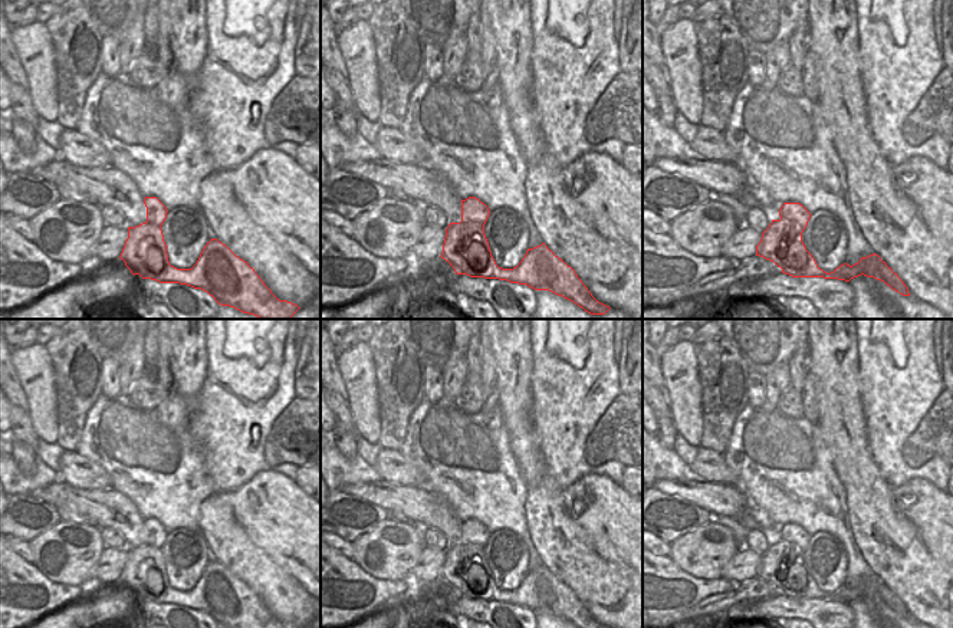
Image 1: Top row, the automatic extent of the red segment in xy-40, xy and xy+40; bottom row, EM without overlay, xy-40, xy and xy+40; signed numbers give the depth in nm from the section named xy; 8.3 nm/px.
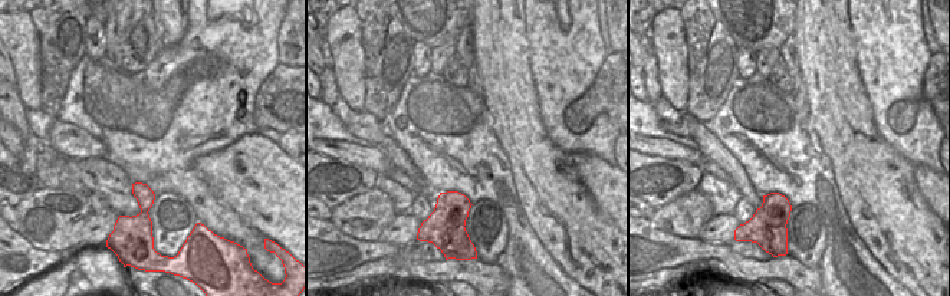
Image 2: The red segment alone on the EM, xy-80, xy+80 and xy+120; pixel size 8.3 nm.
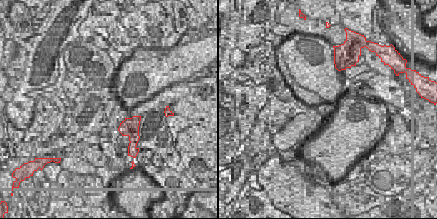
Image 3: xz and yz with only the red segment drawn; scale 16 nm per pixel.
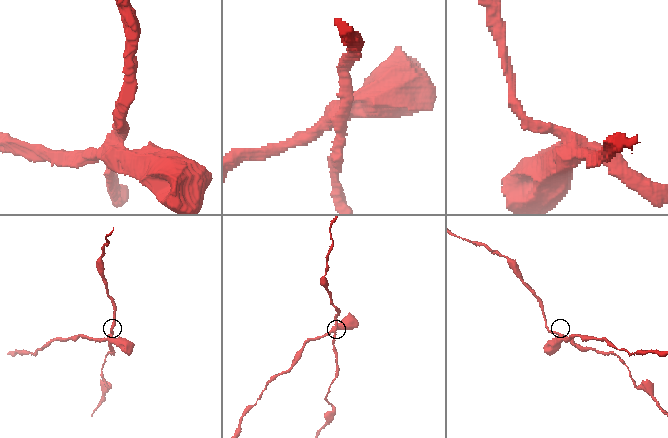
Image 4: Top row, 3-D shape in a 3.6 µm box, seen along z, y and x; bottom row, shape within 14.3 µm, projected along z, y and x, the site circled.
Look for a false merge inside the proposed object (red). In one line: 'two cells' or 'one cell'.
two cells

